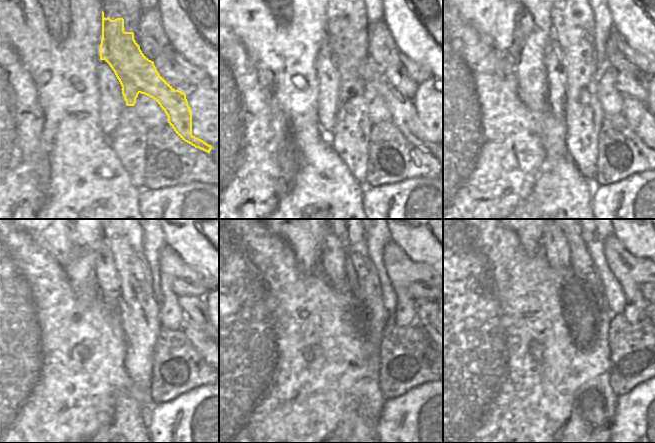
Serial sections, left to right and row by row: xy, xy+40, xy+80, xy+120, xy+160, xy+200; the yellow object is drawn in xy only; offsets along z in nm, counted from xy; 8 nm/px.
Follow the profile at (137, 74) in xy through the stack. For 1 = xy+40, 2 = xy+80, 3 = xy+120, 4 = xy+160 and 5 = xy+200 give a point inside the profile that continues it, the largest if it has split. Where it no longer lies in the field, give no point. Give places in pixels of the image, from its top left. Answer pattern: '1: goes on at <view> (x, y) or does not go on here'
1: goes on at xy+40 (402, 110)
2: goes on at xy+80 (640, 120)
3: goes on at xy+120 (198, 338)
4: goes on at xy+160 (347, 252)
5: goes on at xy+200 (572, 252)

